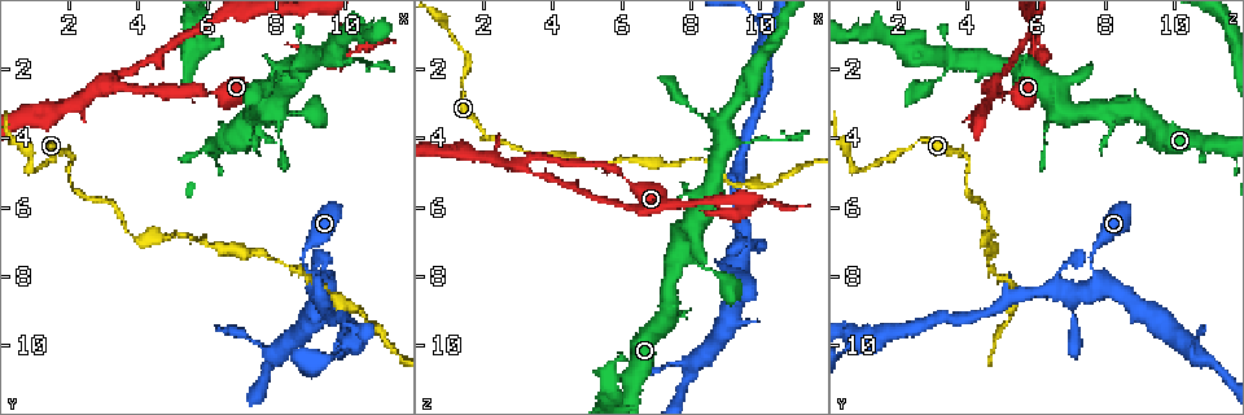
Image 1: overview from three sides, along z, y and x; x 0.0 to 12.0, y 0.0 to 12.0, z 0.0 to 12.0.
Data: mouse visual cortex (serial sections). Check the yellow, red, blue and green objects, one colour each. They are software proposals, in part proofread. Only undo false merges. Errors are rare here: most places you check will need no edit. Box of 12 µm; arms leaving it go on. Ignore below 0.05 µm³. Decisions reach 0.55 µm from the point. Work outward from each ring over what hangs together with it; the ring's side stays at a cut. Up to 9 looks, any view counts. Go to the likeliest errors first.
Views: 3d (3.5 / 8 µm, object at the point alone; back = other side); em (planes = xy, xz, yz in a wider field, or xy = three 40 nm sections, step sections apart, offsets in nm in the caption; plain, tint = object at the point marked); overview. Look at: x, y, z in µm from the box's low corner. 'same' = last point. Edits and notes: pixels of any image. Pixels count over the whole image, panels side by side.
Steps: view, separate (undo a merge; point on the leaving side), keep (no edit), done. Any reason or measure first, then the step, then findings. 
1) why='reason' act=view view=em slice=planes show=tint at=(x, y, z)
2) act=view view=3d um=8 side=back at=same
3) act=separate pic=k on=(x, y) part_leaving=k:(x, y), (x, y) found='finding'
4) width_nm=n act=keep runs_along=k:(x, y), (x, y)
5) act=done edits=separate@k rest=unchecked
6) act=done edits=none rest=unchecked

why='arms part here' act=view view=3d um=8 at=(3.1, 2.4, 4.8)

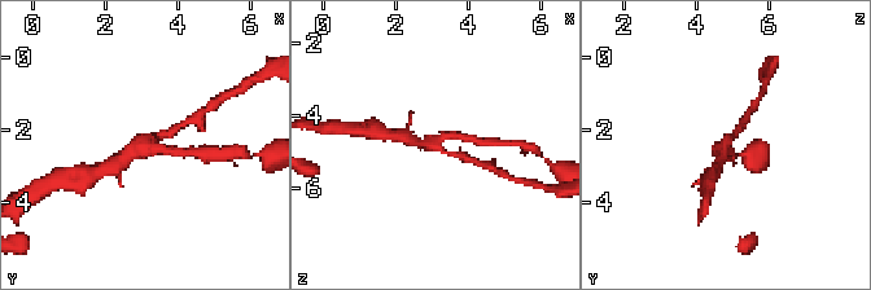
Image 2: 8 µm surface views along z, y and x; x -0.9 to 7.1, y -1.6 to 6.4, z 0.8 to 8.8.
arms=3 arm_widths_nm=150,250,300 why='shape alone is not enough' act=view view=em slice=xy step=2 show=tint at=(3.2, 2.4, 4.8)

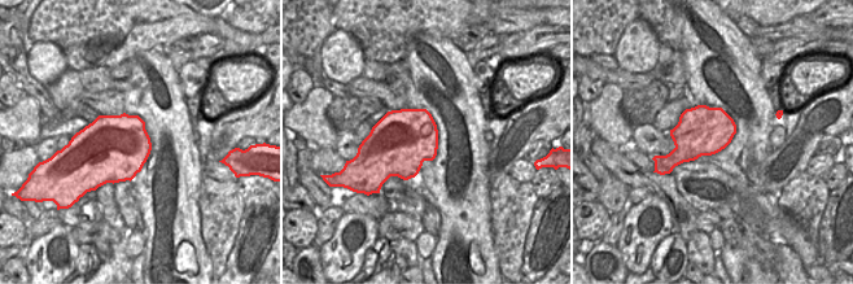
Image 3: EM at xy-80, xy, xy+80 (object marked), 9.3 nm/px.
act=keep found='continuous, no second cell'

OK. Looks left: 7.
why='sharp bend' act=view view=3d um=3.5 at=(9.8, 1.8, 6.0)

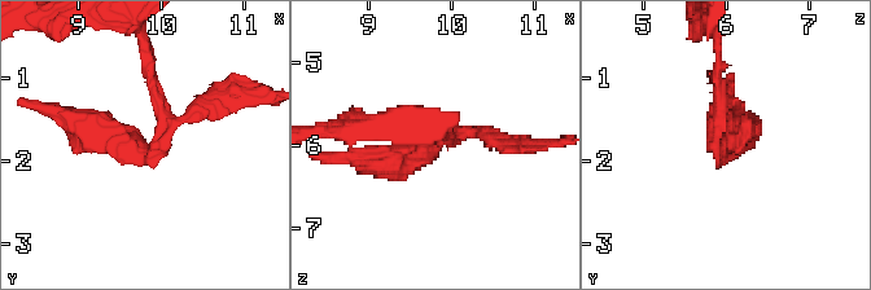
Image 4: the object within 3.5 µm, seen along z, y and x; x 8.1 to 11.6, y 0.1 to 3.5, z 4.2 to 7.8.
act=view view=em slice=xy step=3 show=tint at=(9.85, 1.85, 5.95)

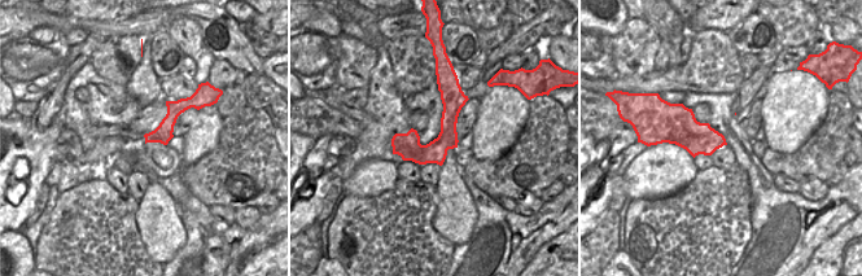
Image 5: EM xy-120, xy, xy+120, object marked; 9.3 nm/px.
act=separate pic=4 on=(406, 158) found='a second cell is stuck on'

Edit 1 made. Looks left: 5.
why='sudden change in width' act=view view=3d um=3.5 at=(7.7, 7.3, 4.8)

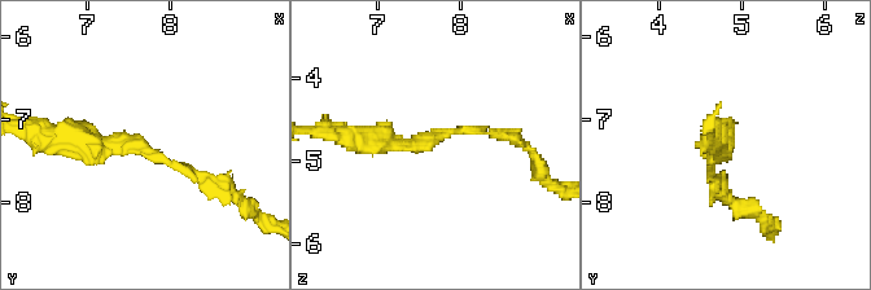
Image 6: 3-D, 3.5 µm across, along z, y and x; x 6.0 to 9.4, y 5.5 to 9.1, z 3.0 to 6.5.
arm_widths_nm=100,300 why='now the EM' act=view view=em slice=planes show=plain at=(7.65, 7.25, 4.80)

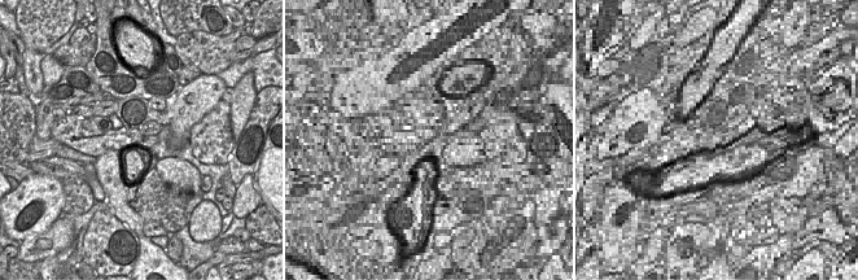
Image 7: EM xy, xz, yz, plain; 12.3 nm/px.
act=view view=em slice=planes show=tint at=same

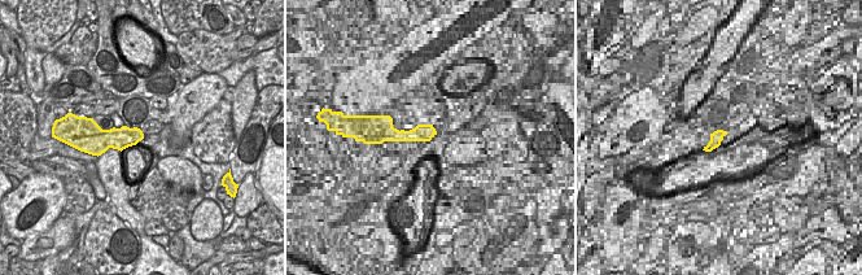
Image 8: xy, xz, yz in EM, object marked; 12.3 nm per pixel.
act=keep runs_along=6:(57, 139), (141, 143), (213, 187) found='one cell here'

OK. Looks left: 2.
act=done edits=separate@4 rest=unchecked

